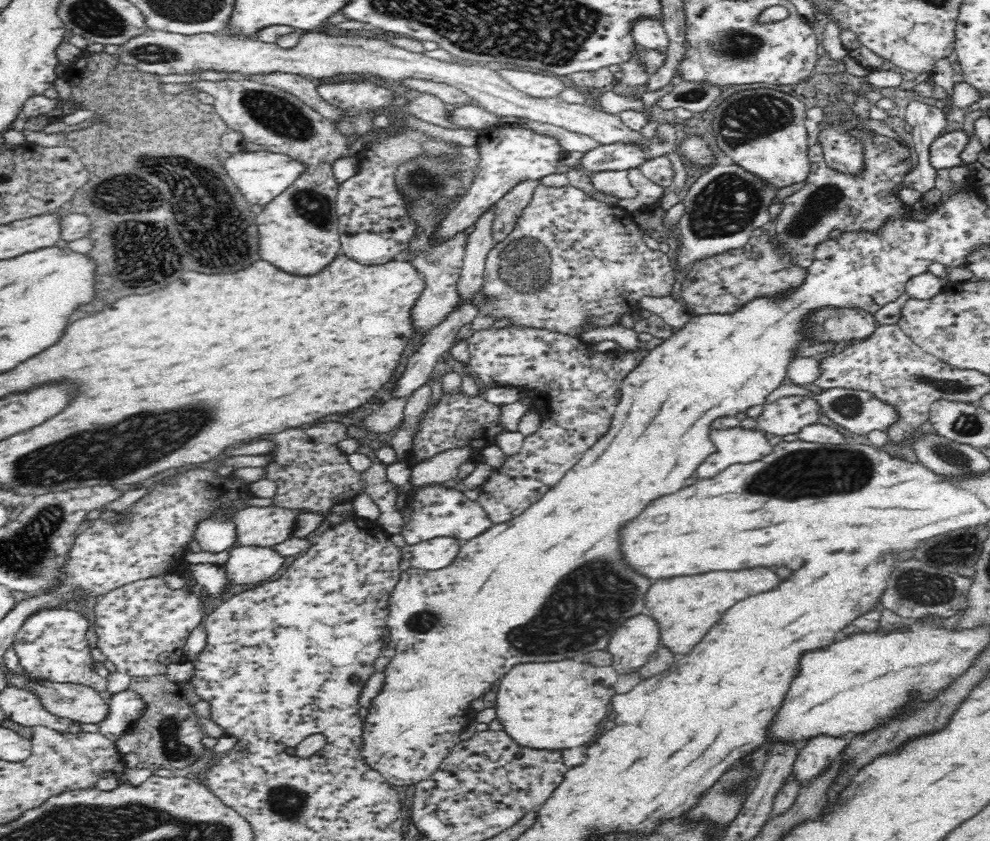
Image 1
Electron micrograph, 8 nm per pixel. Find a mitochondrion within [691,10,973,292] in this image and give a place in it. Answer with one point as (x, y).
(748, 119)

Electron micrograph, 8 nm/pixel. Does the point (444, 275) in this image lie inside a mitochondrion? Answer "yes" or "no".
no

